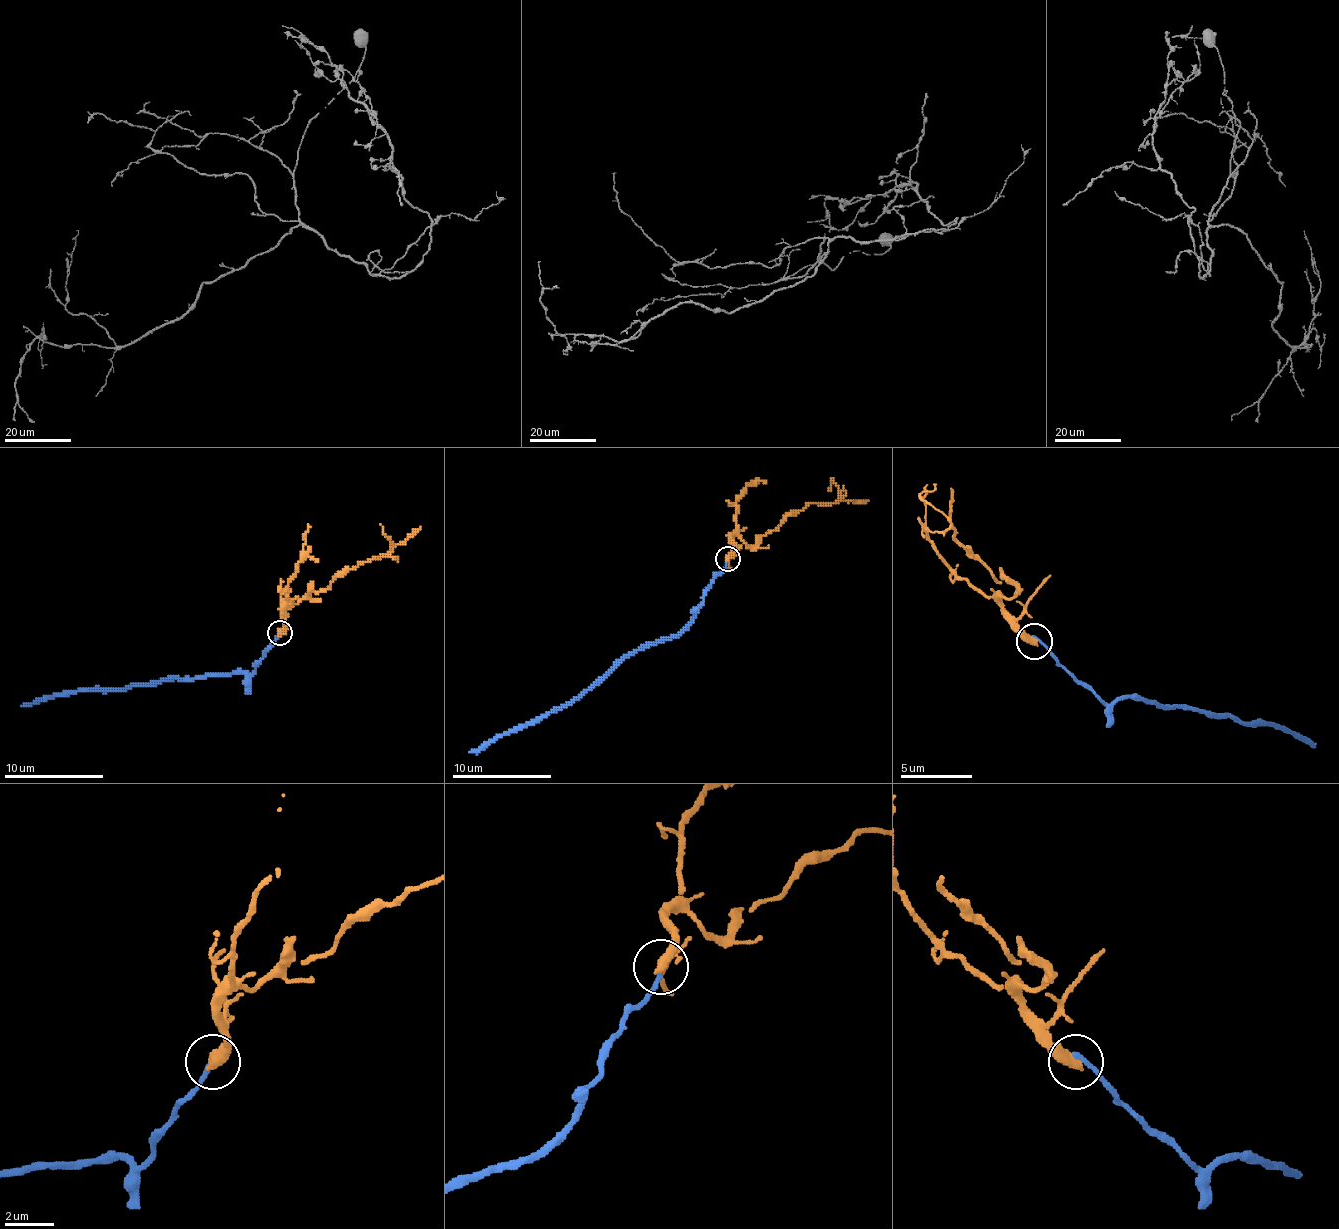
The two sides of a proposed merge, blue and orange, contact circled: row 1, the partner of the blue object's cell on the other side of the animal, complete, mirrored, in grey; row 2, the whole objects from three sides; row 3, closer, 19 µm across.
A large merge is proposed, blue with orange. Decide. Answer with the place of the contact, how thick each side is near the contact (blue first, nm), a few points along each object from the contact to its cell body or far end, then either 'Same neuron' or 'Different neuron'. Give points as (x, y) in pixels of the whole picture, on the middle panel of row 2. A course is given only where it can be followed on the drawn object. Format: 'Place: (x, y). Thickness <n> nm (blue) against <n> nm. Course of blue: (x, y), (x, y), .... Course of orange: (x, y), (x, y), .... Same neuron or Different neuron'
Place: (728, 558). Thickness 200 nm (blue) against 440 nm. Course of blue: (728, 558), (696, 615), (676, 635), (646, 642), (624, 655), (569, 702), (497, 735), (469, 752). Course of orange: (728, 558), (733, 548), (771, 533), (811, 503), (838, 498), (830, 480), (828, 488). Different neuron

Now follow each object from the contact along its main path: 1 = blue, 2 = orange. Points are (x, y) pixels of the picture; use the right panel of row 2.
1: (1033, 638), (1101, 699), (1116, 703), (1144, 699), (1155, 706), (1173, 706), (1242, 721), (1271, 721), (1314, 746)
2: (1033, 642), (1018, 627), (1022, 609), (1004, 577), (997, 580), (921, 497), (935, 487), (932, 483)

